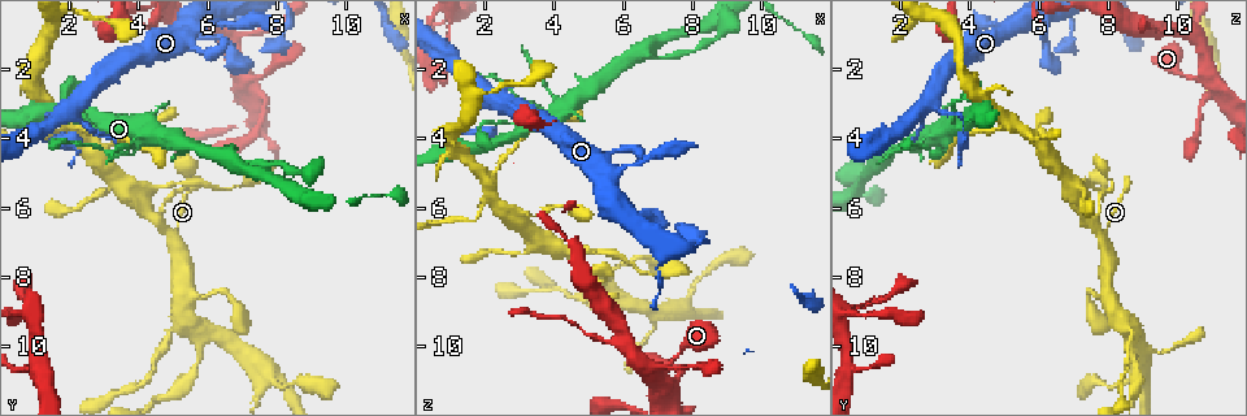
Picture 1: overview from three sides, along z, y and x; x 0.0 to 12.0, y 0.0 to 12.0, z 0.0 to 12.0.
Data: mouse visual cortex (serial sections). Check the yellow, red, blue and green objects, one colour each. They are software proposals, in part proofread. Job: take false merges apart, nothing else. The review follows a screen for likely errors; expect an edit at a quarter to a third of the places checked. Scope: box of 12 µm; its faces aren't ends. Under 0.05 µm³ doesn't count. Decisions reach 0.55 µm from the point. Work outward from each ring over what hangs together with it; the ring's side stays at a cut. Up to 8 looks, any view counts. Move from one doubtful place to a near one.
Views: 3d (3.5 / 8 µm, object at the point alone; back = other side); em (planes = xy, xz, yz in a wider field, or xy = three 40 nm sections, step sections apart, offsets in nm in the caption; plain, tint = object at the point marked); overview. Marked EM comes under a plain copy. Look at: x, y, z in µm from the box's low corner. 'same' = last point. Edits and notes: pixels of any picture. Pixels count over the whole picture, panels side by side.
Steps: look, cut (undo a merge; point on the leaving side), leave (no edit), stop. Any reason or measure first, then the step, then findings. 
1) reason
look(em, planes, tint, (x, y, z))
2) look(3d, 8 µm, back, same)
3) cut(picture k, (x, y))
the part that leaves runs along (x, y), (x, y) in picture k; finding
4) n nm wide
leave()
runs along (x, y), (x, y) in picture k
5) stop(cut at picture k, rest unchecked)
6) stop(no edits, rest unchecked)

abrupt turn
look(3d, 3.5 µm, (5.3, 0.9, 6.2))

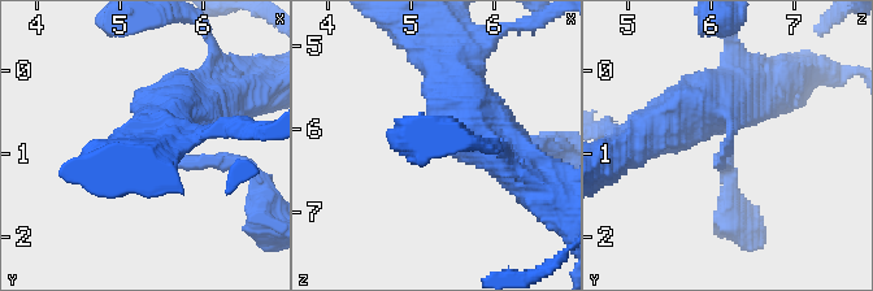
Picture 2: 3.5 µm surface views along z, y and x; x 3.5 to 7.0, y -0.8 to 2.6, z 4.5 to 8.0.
arms of 150, 700 nm; shape alone is not enough
look(em, xy, step 5, tint, same)

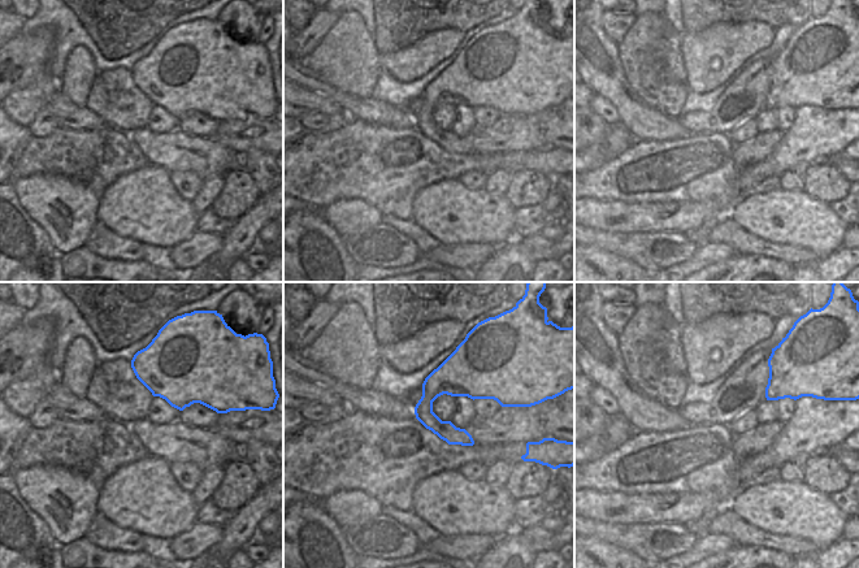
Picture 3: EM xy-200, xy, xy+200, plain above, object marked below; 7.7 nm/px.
leave()
runs along (169, 116), (161, 152), (229, 164) in picture 2; all the same cell

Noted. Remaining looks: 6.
two arms in line, one across
look(3d, 3.5 µm, (4.1, 6.0, 7.3))

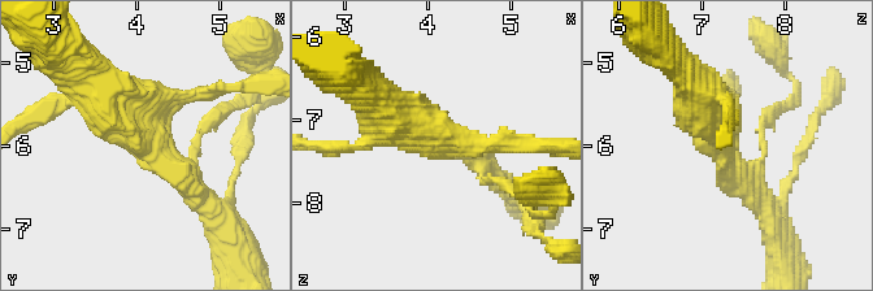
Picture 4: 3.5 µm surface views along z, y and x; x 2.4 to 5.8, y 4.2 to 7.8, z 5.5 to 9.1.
arms of 200, 300, 600 nm
leave()
runs along (202, 195), (129, 127), (94, 75) in picture 4; all the same cell

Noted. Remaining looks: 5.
three arms meet
look(3d, 3.5 µm, (2.1, 3.0, 2.9))

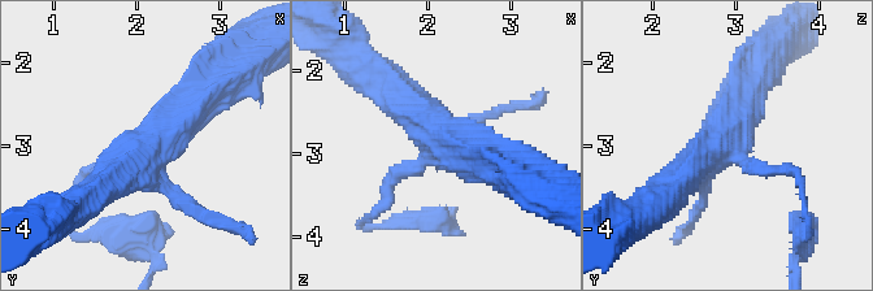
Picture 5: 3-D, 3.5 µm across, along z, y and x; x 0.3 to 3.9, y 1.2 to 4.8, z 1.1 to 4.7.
need the tissue
look(em, xy, step 1, tint, (2.15, 3.05, 2.90))

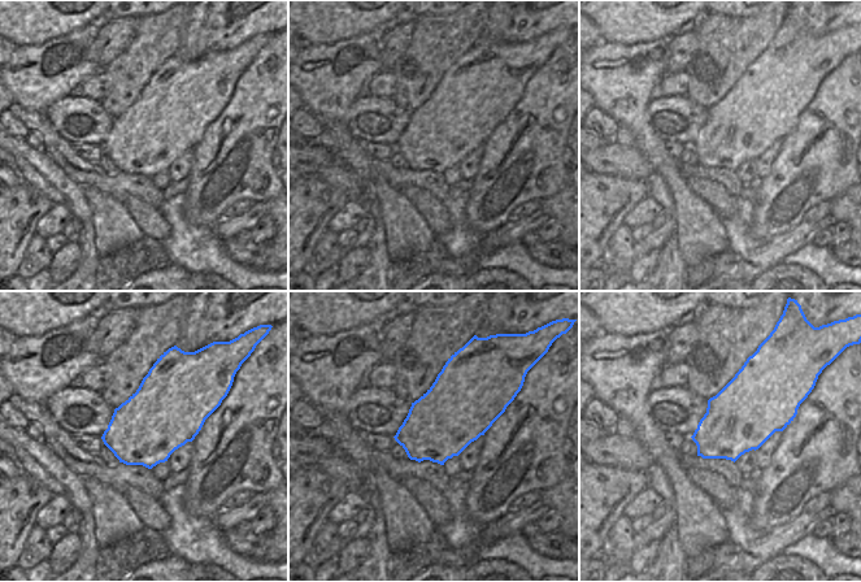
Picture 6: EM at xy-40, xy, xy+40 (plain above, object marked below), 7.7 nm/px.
550 nm wide
leave()
runs along (216, 85), (100, 189) in picture 5; one cell here

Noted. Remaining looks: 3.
stop(no edits, rest unchecked)

